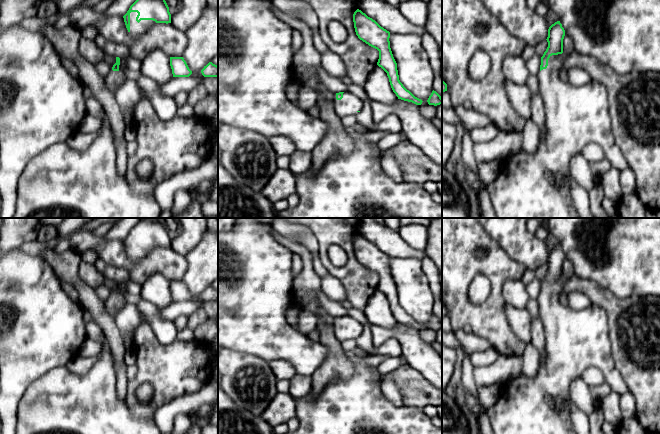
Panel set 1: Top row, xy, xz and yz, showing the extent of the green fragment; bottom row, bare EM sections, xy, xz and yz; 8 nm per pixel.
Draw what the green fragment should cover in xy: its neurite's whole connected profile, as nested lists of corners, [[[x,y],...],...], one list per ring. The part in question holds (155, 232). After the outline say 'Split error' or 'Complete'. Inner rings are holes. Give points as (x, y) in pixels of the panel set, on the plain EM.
[[[141,219],[123,240],[131,261],[138,262],[155,247],[171,247],[169,231],[162,220]]]. Split error

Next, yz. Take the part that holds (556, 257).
[[[560,245],[548,253],[548,271],[541,281],[537,298],[539,316],[544,325],[545,360],[540,362],[537,375],[533,378],[521,373],[518,377],[502,384],[495,405],[487,409],[494,434],[576,434],[570,412],[564,402],[571,400],[570,385],[575,378],[590,367],[598,368],[612,392],[623,395],[628,387],[614,366],[613,346],[609,334],[606,311],[591,304],[583,310],[574,310],[560,302],[563,289],[563,263],[565,254]],[[547,397],[554,399],[557,410],[551,408]]]. Split error

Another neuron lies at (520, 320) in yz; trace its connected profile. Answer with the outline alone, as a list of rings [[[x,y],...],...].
[[[509,304],[504,306],[511,330],[525,344],[531,342],[532,316],[526,309],[515,308]]]

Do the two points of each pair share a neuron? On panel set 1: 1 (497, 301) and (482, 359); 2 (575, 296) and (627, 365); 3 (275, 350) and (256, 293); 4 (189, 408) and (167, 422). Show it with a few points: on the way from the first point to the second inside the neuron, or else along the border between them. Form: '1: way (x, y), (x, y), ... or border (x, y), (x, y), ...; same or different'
1: border (491, 345), (500, 354); different
2: border (569, 292), (581, 291), (591, 303); different
3: way (268, 336), (256, 324), (256, 307); same
4: way (183, 408), (177, 408), (169, 416); same

